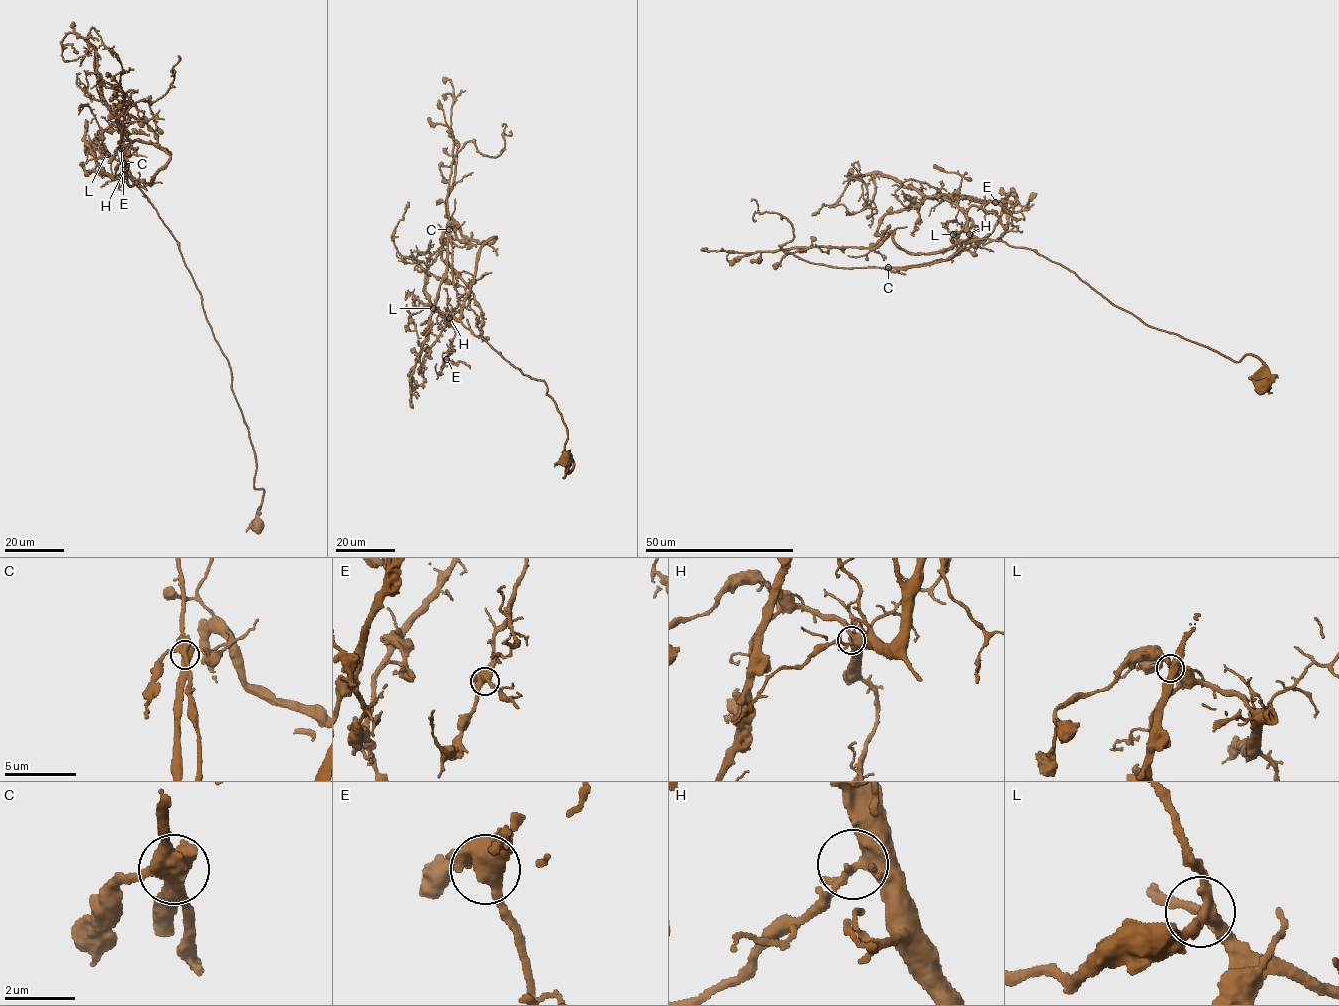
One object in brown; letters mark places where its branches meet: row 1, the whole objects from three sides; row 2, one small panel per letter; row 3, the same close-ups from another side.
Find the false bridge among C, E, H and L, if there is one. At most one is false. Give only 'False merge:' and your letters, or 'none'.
False merge: C

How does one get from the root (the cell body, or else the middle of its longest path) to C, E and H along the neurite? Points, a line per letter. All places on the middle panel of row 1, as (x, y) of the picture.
C: (565, 461), (568, 472), (573, 460), (564, 448), (567, 427), (546, 383), (524, 375), (462, 323), (449, 229)
E: (565, 461), (568, 472), (573, 460), (564, 448), (567, 427), (545, 382), (524, 375), (454, 319), (446, 359)
H: (565, 461), (568, 472), (573, 460), (564, 448), (567, 427), (545, 382), (524, 375), (486, 340), (449, 318)

